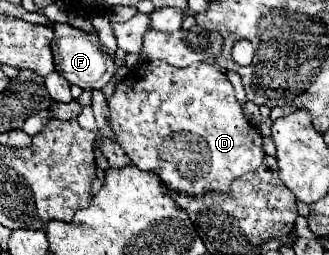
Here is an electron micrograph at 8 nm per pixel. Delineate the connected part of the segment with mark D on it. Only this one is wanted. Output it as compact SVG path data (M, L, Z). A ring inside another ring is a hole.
M162 60L142 62L142 64L138 64L136 68L132 68L132 72L128 74L128 78L124 78L122 82L116 84L114 94L108 98L108 108L110 108L110 116L108 116L110 128L112 128L114 136L116 136L116 142L124 148L124 152L128 154L128 158L130 158L140 170L152 170L152 172L156 172L168 188L172 188L172 190L176 190L176 192L180 192L180 194L204 194L204 192L208 192L208 190L214 190L214 192L228 192L228 188L230 188L230 184L232 184L234 178L244 176L244 174L256 170L256 168L260 166L260 162L264 160L264 156L266 156L266 152L264 152L264 148L262 148L262 136L260 136L260 132L246 120L246 116L244 116L244 112L242 112L242 106L238 104L238 100L236 100L236 96L234 96L234 86L230 84L230 80L224 76L224 72L222 72L218 66L208 64L208 62L196 62L196 64L188 66L188 68L172 68L170 64L166 64L166 62L162 62Z

